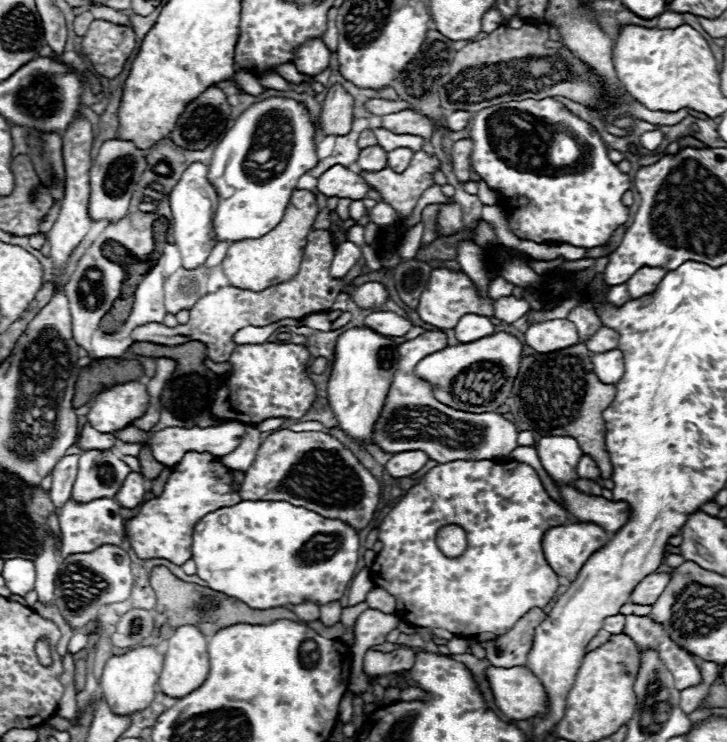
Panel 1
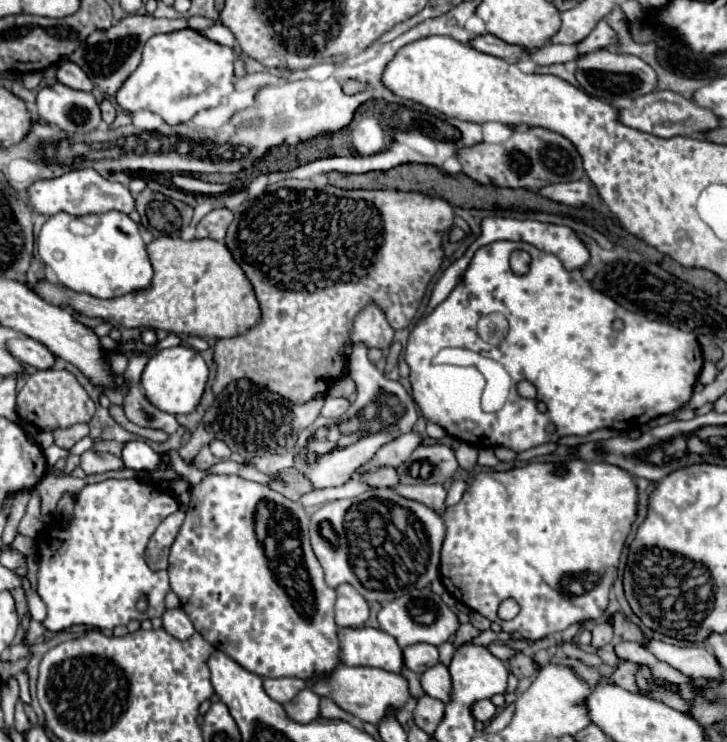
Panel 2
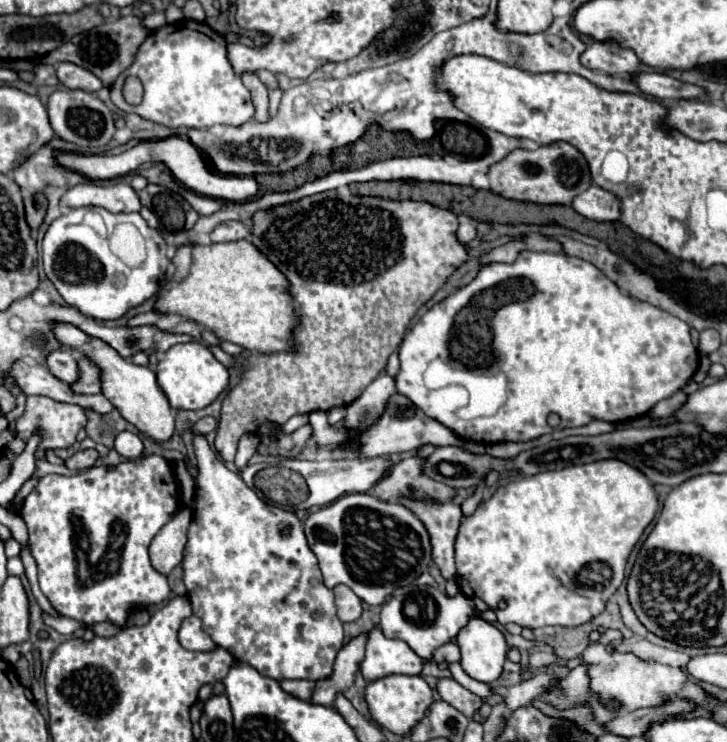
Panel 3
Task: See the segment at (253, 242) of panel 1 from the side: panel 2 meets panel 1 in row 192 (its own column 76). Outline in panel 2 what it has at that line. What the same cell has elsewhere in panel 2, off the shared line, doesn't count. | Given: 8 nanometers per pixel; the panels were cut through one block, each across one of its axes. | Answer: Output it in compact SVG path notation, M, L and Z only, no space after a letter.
M158 236L146 244L148 260L152 262L152 282L138 290L118 298L100 300L90 294L78 294L70 288L56 286L48 280L38 280L30 286L48 304L68 308L88 318L102 318L114 326L124 328L154 328L174 334L192 334L208 338L230 338L244 334L252 322L260 316L256 298L252 298L252 286L244 278L244 272L228 254L224 242L218 240L182 240L172 236Z

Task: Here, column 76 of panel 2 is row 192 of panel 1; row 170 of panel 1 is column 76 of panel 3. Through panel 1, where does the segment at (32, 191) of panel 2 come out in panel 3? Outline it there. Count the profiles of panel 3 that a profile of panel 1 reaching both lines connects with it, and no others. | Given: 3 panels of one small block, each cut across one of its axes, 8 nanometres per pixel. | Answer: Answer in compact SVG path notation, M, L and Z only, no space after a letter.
M121 179L113 180L105 186L94 181L76 184L60 198L60 206L102 206L110 212L138 212L142 208L138 194Z

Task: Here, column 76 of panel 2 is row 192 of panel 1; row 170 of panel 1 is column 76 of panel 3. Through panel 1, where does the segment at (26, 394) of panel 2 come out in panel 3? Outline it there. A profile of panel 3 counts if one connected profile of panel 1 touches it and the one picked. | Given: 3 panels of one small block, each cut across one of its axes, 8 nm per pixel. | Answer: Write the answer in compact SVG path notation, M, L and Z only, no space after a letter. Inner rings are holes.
M78 360L78 378L68 384L76 394L98 394L100 392L100 370L88 360ZM26 396L26 408L20 418L16 418L16 434L22 440L30 438L30 432L38 430L40 432L40 442L36 448L36 460L46 460L46 450L56 450L56 448L68 448L76 442L76 434L80 428L86 426L86 412L84 408L76 404L64 404L56 402L48 396Z

